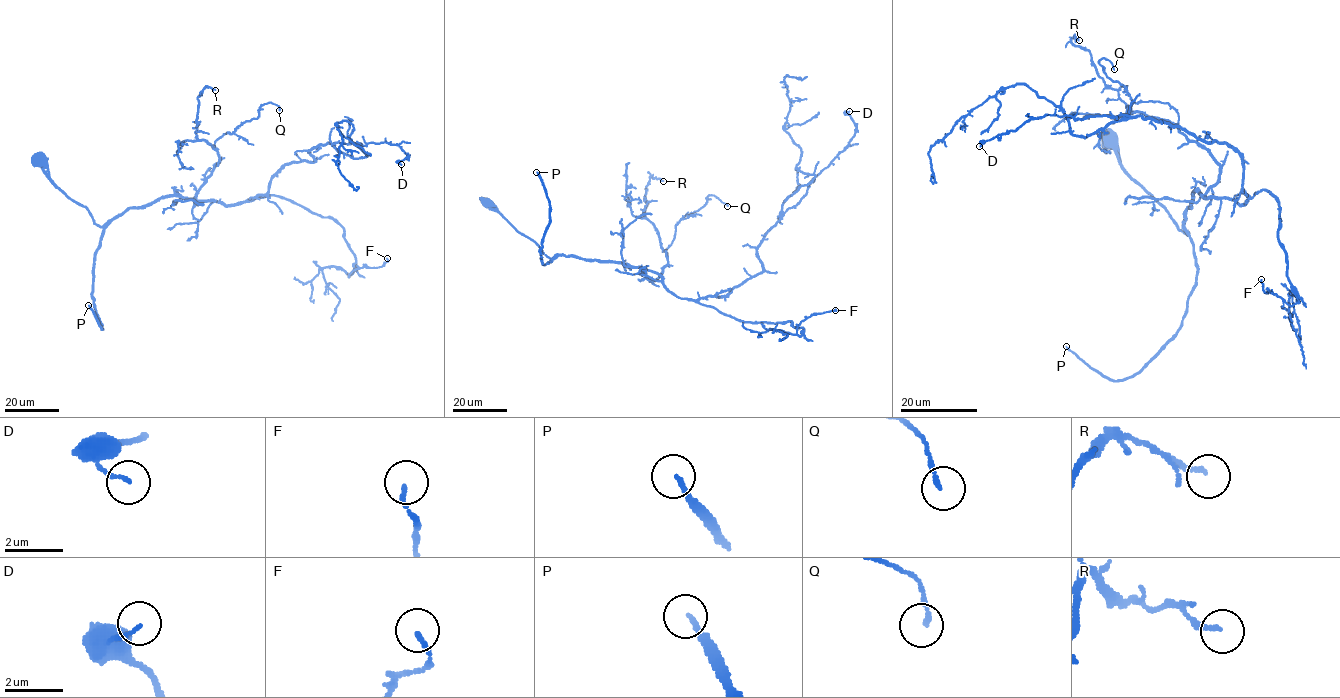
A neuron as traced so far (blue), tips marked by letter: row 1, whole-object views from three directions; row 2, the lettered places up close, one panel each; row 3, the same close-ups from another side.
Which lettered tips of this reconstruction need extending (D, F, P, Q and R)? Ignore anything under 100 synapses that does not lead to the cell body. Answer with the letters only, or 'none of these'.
P

